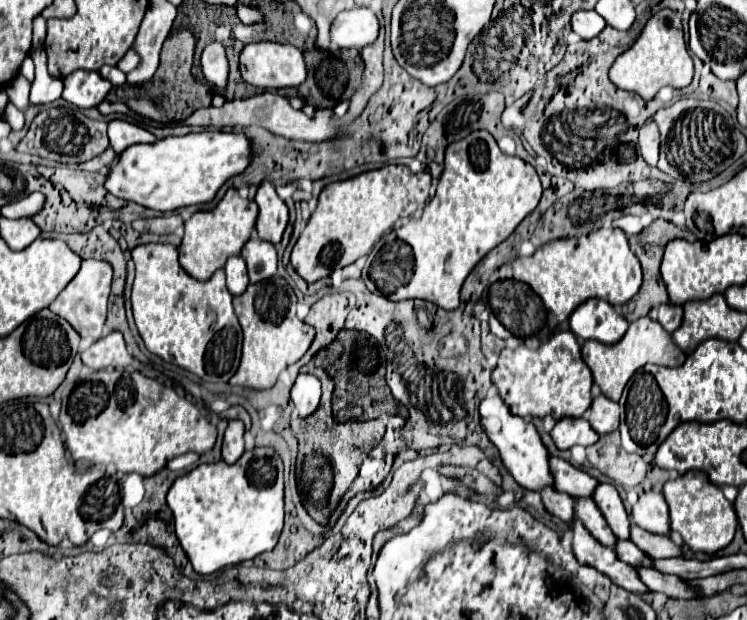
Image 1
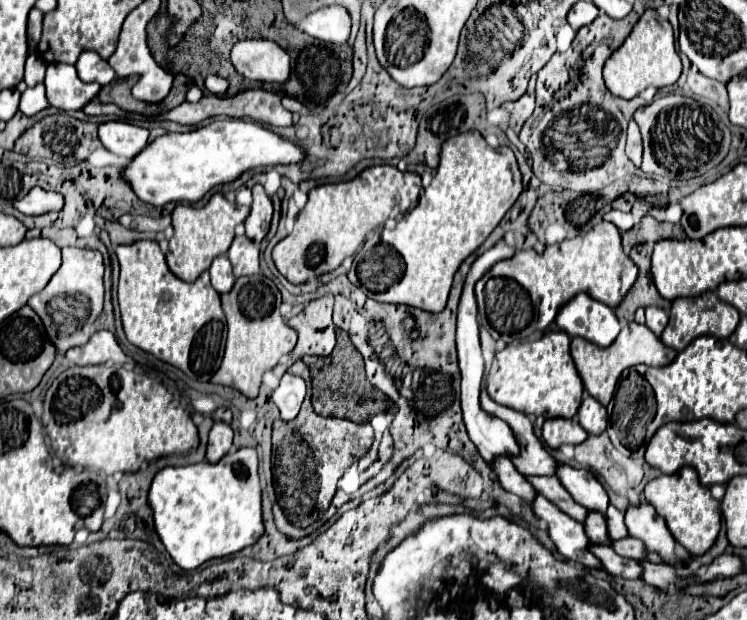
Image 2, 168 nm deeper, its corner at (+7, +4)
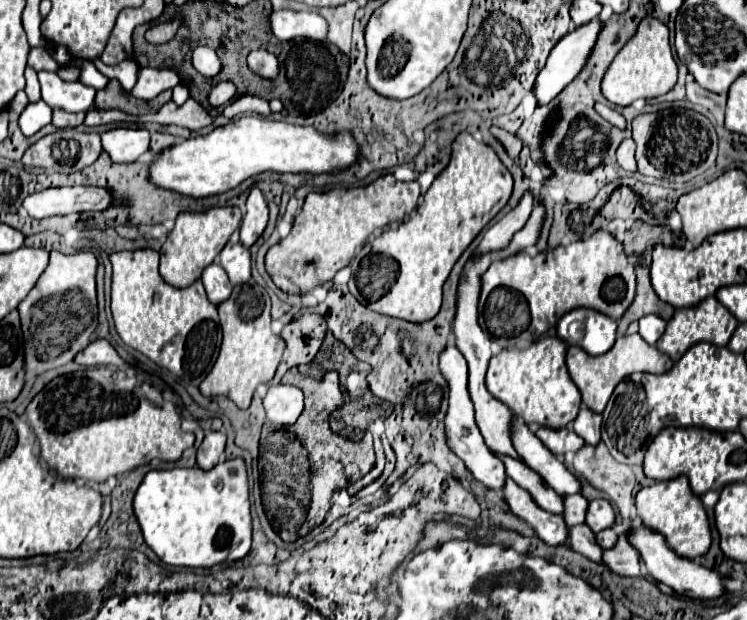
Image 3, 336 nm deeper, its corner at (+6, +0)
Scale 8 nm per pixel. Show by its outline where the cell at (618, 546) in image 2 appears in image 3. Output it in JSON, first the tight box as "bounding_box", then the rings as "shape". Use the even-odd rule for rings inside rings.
{"bounding_box":[596,520,620,548],"shape":[[[618,520],[612,528],[598,532],[598,534],[596,534],[596,540],[598,540],[598,544],[600,544],[602,548],[608,548],[608,546],[614,546],[614,544],[616,544],[616,538],[618,538],[618,536],[620,536],[620,520]]]}

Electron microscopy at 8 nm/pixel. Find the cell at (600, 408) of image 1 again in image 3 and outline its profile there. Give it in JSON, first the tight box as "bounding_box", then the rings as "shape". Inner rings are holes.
{"bounding_box":[574,406,602,444],"shape":[[[586,406],[580,408],[578,418],[574,420],[574,432],[580,434],[586,444],[598,444],[600,442],[600,428],[602,428],[602,416],[588,410]]]}

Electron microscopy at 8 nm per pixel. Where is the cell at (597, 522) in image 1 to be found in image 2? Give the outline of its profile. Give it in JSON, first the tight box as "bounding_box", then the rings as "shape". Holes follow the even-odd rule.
{"bounding_box":[525,476,587,522],"shape":[[[525,476],[525,478],[539,494],[543,494],[549,502],[553,502],[561,512],[565,512],[577,522],[583,522],[583,518],[587,516],[587,510],[579,506],[571,498],[571,494],[567,494],[567,490],[561,486],[561,482],[555,476]]]}

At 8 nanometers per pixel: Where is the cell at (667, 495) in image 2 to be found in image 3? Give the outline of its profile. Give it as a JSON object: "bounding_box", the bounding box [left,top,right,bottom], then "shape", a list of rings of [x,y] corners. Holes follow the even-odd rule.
{"bounding_box":[636,476,712,558],"shape":[[[684,476],[666,480],[666,482],[656,482],[652,486],[642,488],[636,494],[636,508],[638,516],[642,518],[644,526],[660,532],[666,536],[668,546],[686,558],[698,558],[704,556],[712,544],[712,530],[710,530],[710,520],[708,514],[702,506],[700,496],[692,494],[690,482]]]}

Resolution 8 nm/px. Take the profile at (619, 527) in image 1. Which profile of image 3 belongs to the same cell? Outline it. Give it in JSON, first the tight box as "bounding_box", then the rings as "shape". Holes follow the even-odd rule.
{"bounding_box":[512,418,582,496],"shape":[[[514,418],[512,426],[512,442],[520,458],[526,466],[536,470],[544,482],[554,488],[560,496],[562,494],[582,494],[582,484],[576,474],[572,474],[564,462],[560,462],[530,430],[528,426]]]}

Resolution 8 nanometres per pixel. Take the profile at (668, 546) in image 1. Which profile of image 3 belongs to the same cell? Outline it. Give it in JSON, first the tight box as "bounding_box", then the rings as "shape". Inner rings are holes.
{"bounding_box":[586,500,616,530],"shape":[[[592,500],[586,512],[586,524],[594,530],[606,530],[608,526],[614,526],[616,522],[616,512],[608,500]]]}

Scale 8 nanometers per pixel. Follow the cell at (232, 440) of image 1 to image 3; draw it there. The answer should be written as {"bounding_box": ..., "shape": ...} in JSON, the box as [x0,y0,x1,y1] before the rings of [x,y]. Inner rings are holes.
{"bounding_box":[198,432,226,470],"shape":[[[210,432],[206,434],[202,446],[198,448],[198,466],[204,470],[212,470],[226,448],[226,434],[224,432]]]}

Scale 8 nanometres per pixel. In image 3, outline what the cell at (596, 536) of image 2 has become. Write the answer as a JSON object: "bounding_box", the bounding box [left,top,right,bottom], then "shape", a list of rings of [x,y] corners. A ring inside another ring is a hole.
{"bounding_box":[564,494,588,526],"shape":[[[574,494],[574,496],[564,496],[564,520],[568,522],[568,526],[578,526],[578,524],[586,524],[586,510],[588,510],[588,500],[582,494]]]}

